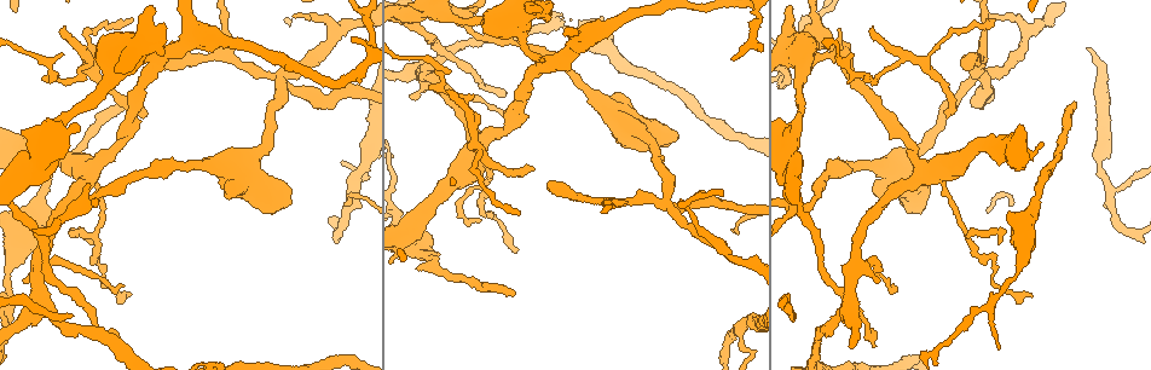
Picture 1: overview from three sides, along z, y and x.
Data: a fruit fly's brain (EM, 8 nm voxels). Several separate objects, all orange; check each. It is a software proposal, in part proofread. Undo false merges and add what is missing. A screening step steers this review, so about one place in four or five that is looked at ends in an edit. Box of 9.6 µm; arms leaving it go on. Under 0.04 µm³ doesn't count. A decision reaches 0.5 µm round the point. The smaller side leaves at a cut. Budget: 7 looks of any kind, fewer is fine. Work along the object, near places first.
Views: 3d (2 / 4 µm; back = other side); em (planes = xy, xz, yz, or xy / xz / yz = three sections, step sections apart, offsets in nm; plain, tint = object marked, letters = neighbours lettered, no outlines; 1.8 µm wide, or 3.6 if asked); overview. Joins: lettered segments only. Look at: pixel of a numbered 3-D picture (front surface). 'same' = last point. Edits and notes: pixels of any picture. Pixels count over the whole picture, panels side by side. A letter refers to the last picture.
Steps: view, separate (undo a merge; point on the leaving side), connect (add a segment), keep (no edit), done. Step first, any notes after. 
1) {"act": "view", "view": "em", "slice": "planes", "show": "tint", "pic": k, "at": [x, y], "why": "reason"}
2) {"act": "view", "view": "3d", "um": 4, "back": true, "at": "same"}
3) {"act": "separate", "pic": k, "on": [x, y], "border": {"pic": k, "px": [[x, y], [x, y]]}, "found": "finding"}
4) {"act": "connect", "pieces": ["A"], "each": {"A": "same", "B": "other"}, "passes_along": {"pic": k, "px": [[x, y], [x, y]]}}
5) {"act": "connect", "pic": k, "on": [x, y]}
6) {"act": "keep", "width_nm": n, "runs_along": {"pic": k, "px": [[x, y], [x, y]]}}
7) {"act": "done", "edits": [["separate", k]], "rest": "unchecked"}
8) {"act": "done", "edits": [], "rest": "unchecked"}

{"act": "view", "view": "3d", "um": 4, "pic": 1, "at": [133, 18]}

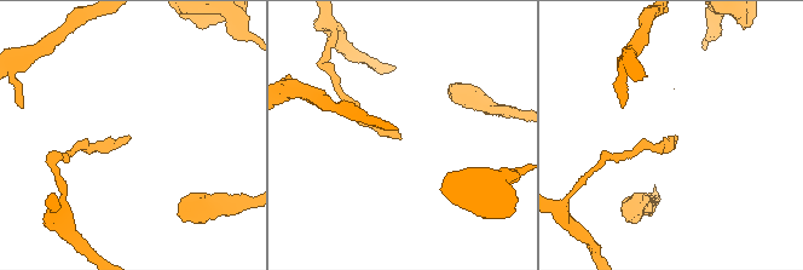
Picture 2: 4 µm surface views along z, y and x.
{"act": "view", "view": "em", "slice": "xy", "step": 8, "show": "letters", "pic": 2, "at": [131, 138], "why": "shape alone is not enough"}

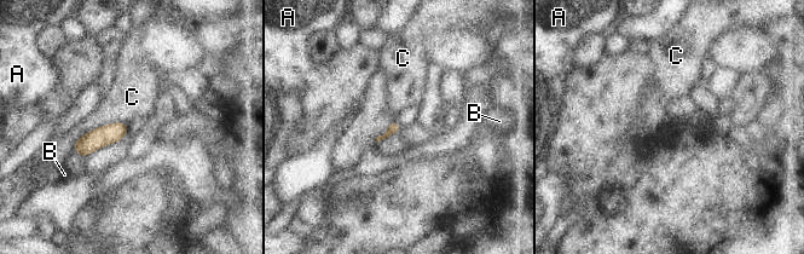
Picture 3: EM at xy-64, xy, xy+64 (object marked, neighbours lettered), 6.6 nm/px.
{"act": "view", "view": "em", "slice": "planes", "show": "letters", "at": "same", "why": "another direction"}

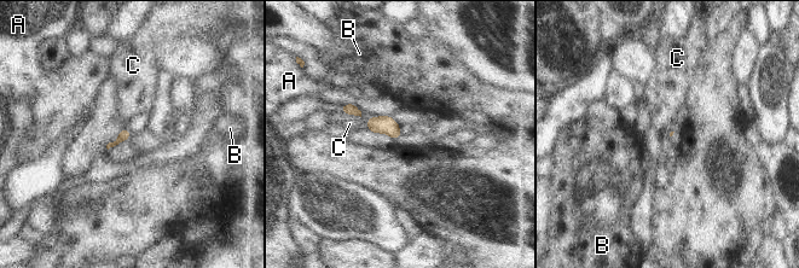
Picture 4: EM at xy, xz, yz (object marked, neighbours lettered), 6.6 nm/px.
{"act": "keep", "each": {"A": "other", "B": "other", "C": "other"}, "border": {"pic": 4, "px": [[343, 112], [360, 117]]}, "found": "no lettered segment goes on from it"}

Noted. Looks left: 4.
{"act": "view", "view": "em", "slice": "yz", "step": 8, "show": "tint", "pic": 1, "at": [666, 197], "why": "four-way junction"}

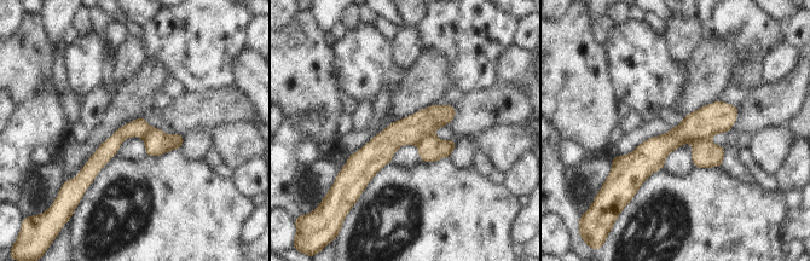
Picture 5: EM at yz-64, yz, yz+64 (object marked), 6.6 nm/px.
{"act": "view", "view": "em", "slice": "planes", "show": "tint", "at": "same"}

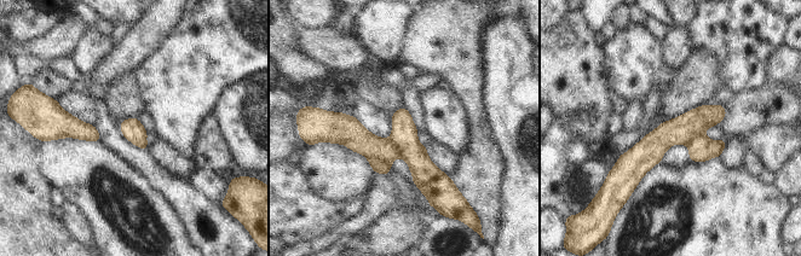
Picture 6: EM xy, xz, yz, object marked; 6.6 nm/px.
{"act": "view", "view": "em", "slice": "planes", "show": "letters", "at": "same"}

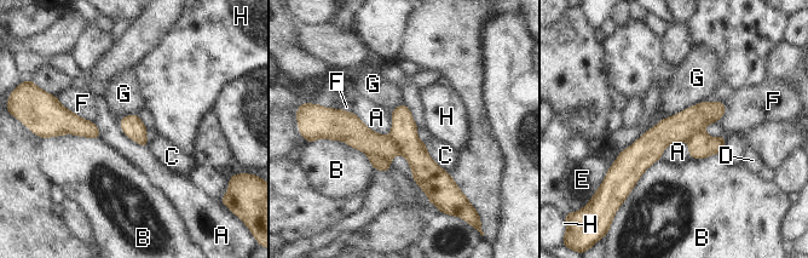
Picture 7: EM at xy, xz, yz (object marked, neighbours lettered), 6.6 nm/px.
{"act": "separate", "pic": 7, "on": [380, 149], "each": {"A": "other", "B": "other", "C": "other", "D": "other", "E": "other", "F": "other", "G": "other", "H": "other"}, "part_leaving": {"pic": 7, "px": [[333, 114], [353, 131], [386, 167]]}, "found": "two neurons meet here"}

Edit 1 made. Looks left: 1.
{"act": "view", "view": "em", "slice": "planes", "show": "letters", "pic": 1, "at": [130, 292], "why": "branch stops here"}

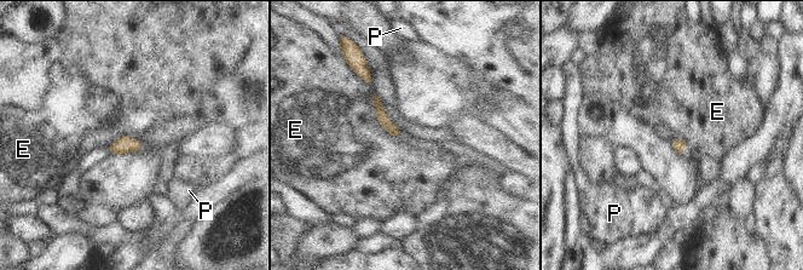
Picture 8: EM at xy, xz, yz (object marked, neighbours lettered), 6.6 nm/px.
{"act": "keep", "width_nm": 70, "each": {"E": "other", "P": "other"}, "runs_along": {"pic": 8, "px": [[375, 98], [380, 115], [397, 133]]}, "found": "no lettered segment goes on from it"}

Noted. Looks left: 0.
{"act": "done", "edits": [["separate", 7]], "rest": "unchecked"}

